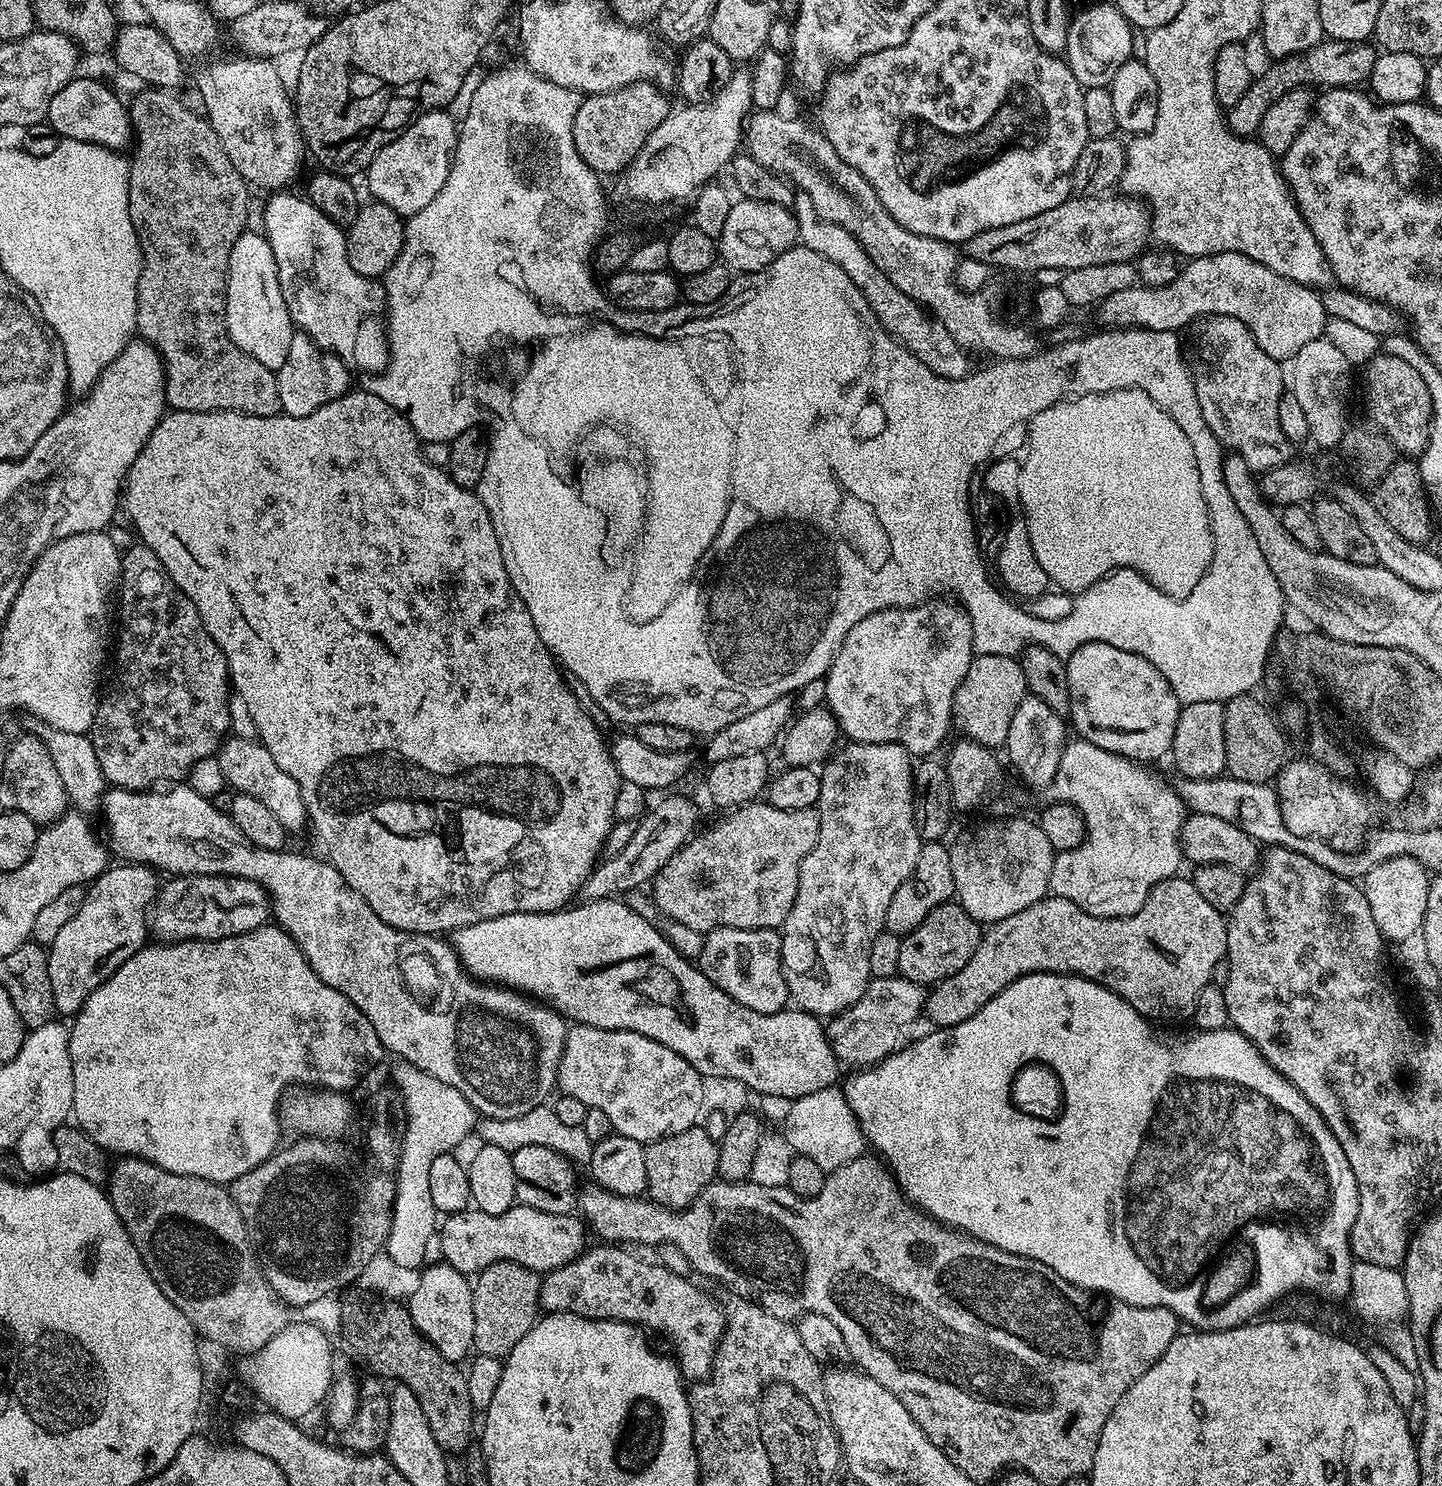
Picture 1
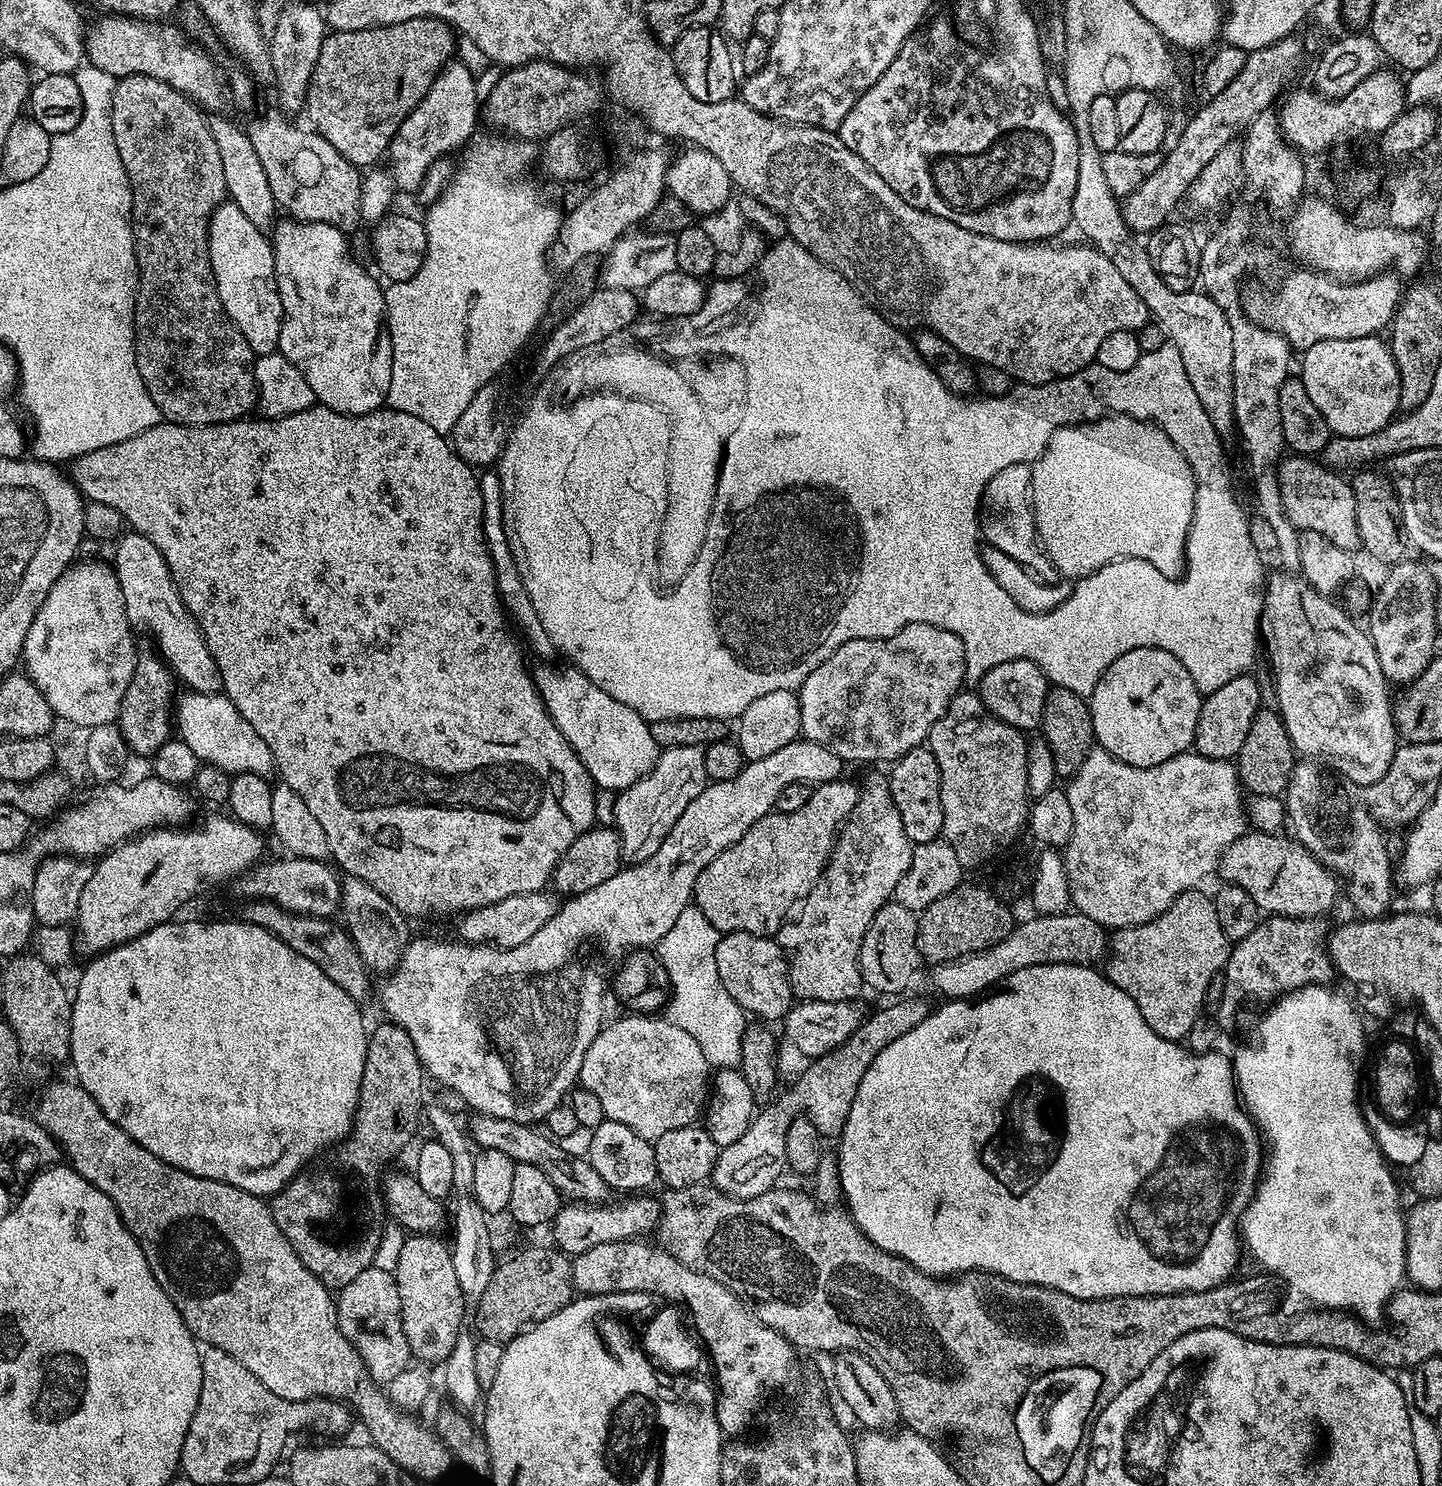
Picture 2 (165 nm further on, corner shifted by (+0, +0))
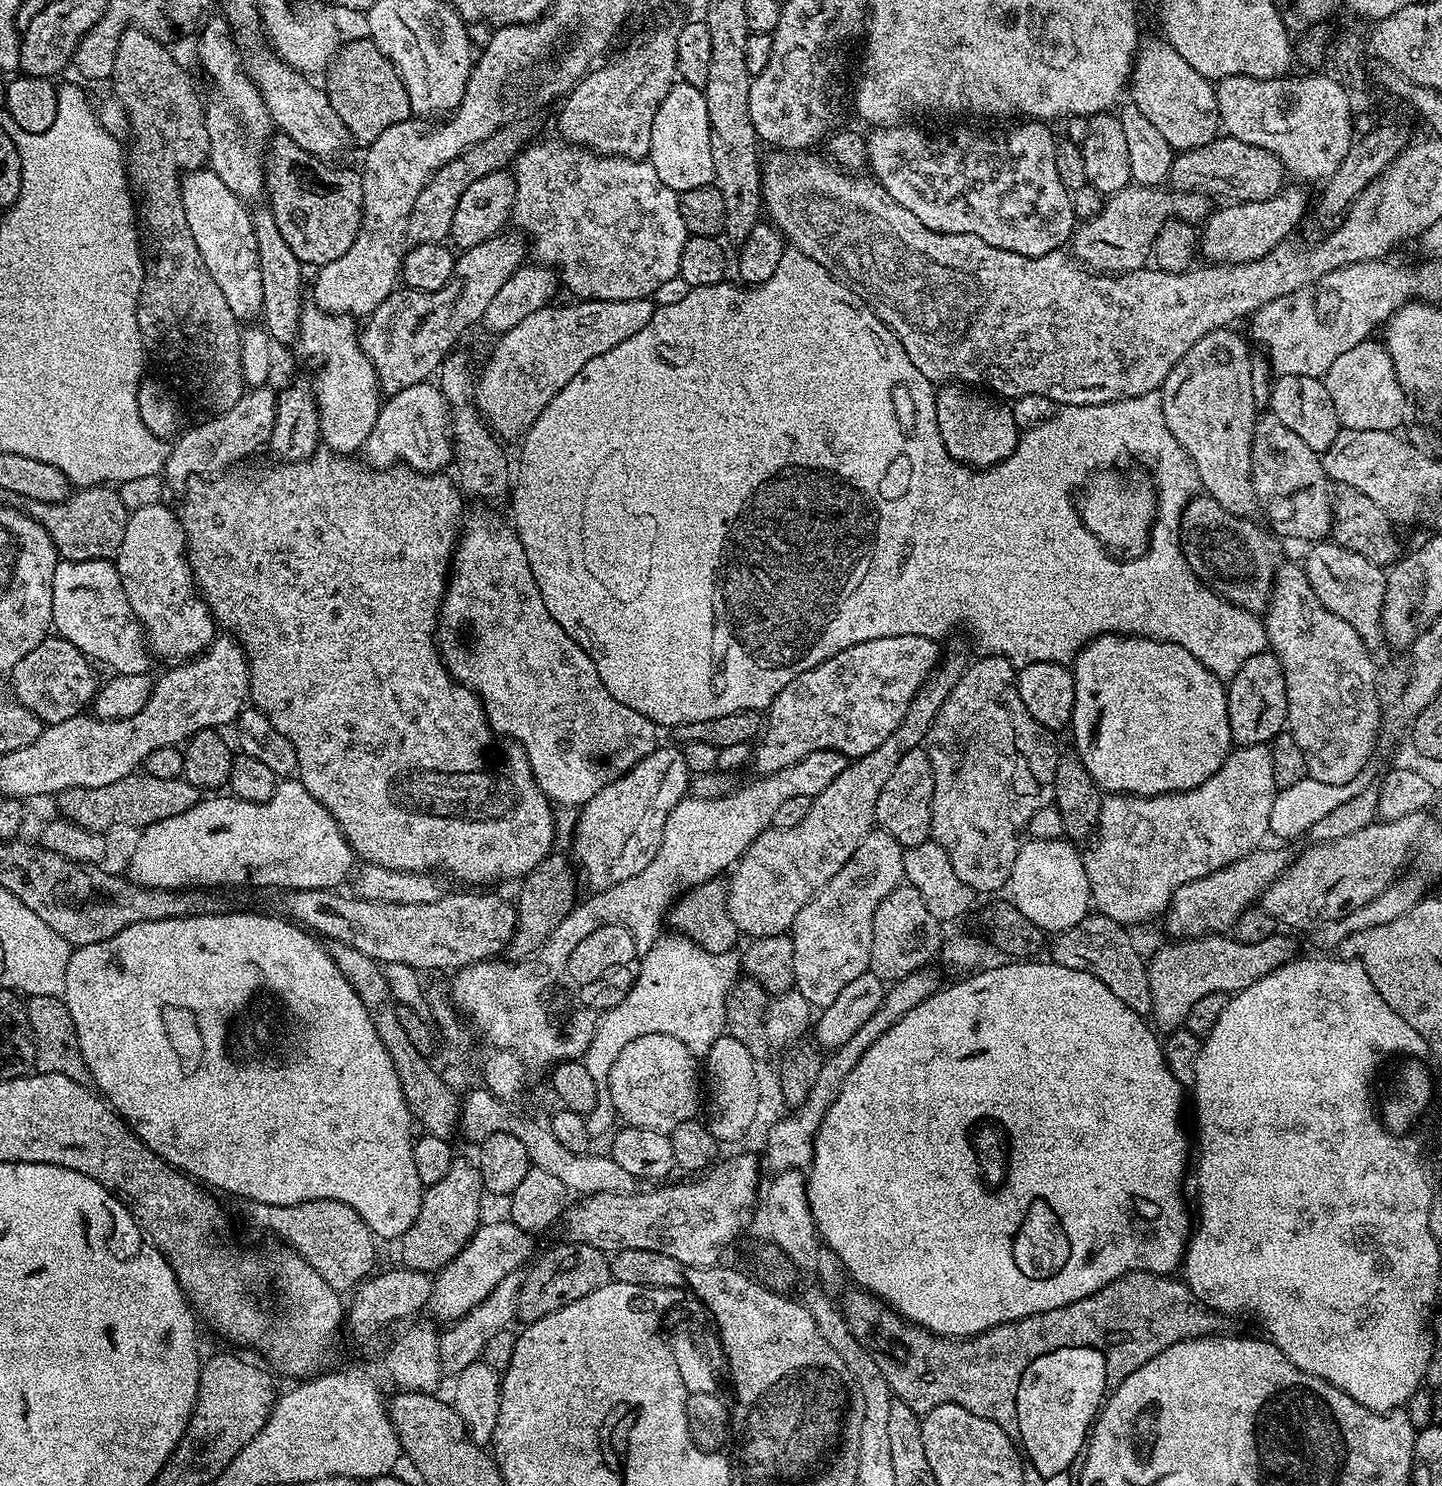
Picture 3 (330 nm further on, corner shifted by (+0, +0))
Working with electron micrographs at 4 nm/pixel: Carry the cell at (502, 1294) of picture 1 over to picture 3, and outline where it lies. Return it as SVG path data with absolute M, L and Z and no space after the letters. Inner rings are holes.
M579 1242L563 1243L552 1249L534 1268L527 1269L516 1303L521 1321L546 1318L546 1314L554 1314L554 1310L562 1310L562 1306L570 1306L570 1302L578 1302L578 1298L586 1298L586 1294L594 1294L594 1290L609 1283L610 1260L602 1250Z

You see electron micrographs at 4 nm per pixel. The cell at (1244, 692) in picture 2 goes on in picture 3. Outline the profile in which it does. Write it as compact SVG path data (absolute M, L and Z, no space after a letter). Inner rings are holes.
M1265 650L1254 654L1243 664L1242 670L1227 681L1228 701L1226 710L1230 718L1230 734L1233 745L1245 748L1255 744L1271 745L1277 736L1285 731L1288 722L1288 703L1286 702L1286 678L1276 653Z

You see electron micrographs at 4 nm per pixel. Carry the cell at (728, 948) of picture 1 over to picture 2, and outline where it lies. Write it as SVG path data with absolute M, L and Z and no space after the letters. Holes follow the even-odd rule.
M729 932L721 935L716 961L722 986L730 990L730 998L734 998L745 1013L764 1022L779 1021L787 1016L794 1003L792 983L788 977L788 959L775 939L749 932Z

